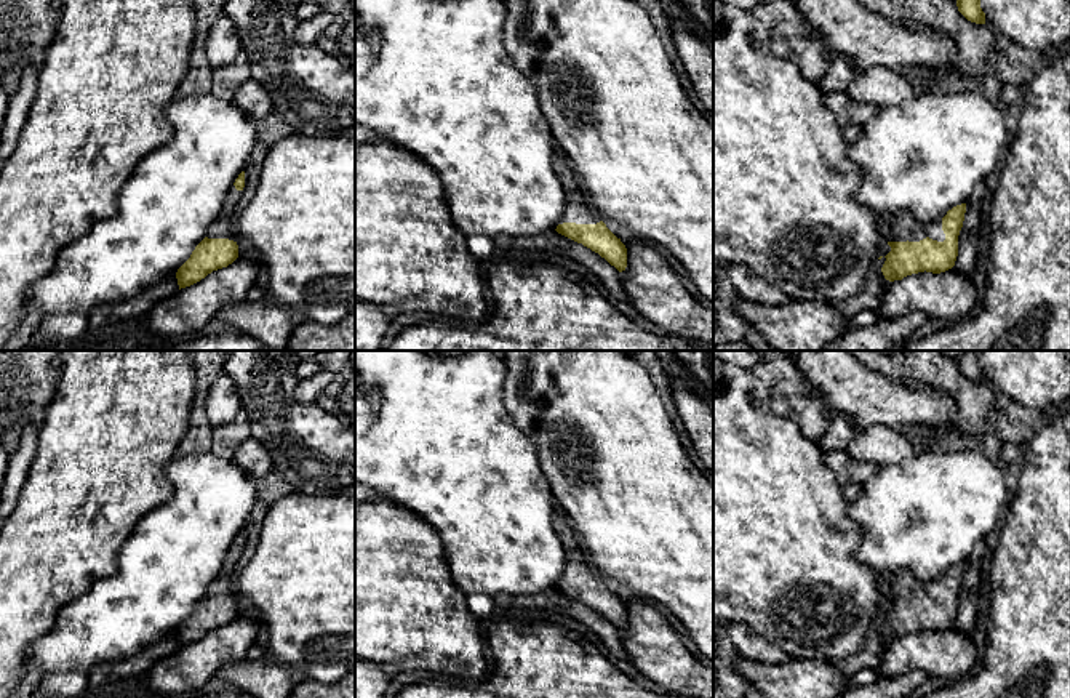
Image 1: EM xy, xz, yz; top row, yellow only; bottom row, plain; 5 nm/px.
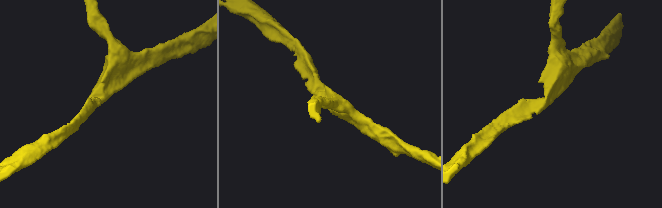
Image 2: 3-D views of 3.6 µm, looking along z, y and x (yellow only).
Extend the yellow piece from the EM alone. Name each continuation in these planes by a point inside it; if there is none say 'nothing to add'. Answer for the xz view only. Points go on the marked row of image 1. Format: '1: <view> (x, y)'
1: xz (581, 213)

